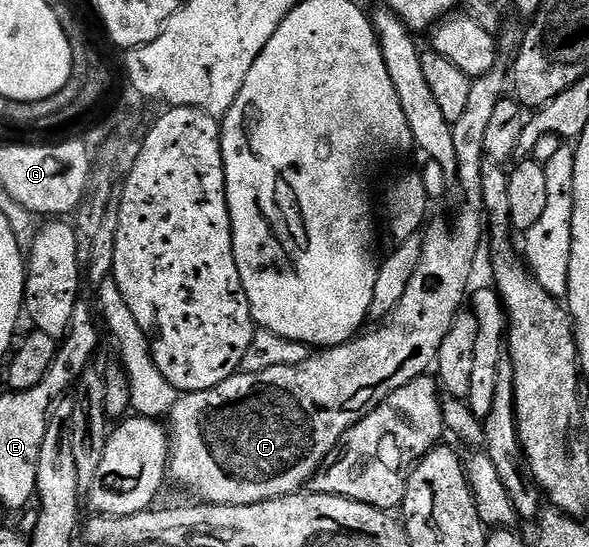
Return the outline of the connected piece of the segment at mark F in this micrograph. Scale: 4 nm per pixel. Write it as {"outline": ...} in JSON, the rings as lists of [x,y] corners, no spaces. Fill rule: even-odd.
{"outline":[[[502,68],[489,70],[484,76],[473,79],[470,87],[472,88],[472,93],[468,95],[466,110],[460,116],[460,120],[452,123],[452,141],[454,141],[456,147],[456,168],[458,169],[458,179],[460,180],[460,194],[461,197],[466,197],[466,203],[463,204],[462,211],[455,216],[454,223],[452,223],[451,226],[446,222],[431,221],[429,225],[425,227],[420,264],[416,264],[416,273],[413,274],[412,280],[408,283],[408,289],[404,292],[404,300],[400,300],[400,304],[396,304],[396,312],[392,312],[389,318],[385,319],[385,321],[379,325],[382,326],[379,330],[374,330],[371,334],[363,333],[361,336],[344,343],[343,346],[327,346],[319,349],[317,352],[311,353],[310,357],[303,360],[300,364],[264,368],[264,372],[256,372],[255,374],[247,374],[245,372],[233,374],[228,380],[216,384],[216,388],[208,388],[207,390],[192,392],[191,394],[182,394],[177,404],[172,407],[168,415],[168,433],[170,436],[168,474],[171,479],[175,478],[184,489],[191,490],[196,496],[195,499],[203,502],[211,502],[212,504],[260,504],[264,500],[276,500],[280,496],[299,493],[299,491],[309,483],[310,479],[314,477],[314,473],[321,468],[327,456],[334,451],[336,444],[344,436],[344,432],[348,432],[348,428],[352,428],[357,422],[364,420],[364,416],[368,416],[368,412],[372,412],[372,408],[376,408],[381,404],[389,394],[396,392],[396,388],[404,388],[404,384],[408,384],[408,380],[416,380],[421,374],[427,373],[427,371],[437,363],[438,349],[442,343],[443,331],[452,328],[454,317],[459,314],[463,309],[464,303],[467,301],[468,291],[471,289],[470,277],[474,274],[474,261],[478,258],[478,245],[480,245],[481,242],[483,245],[484,242],[482,165],[488,160],[484,152],[484,139],[486,139],[486,130],[490,126],[496,104],[500,104],[500,100],[507,97],[507,71],[505,74]],[[441,310],[442,323],[440,326],[443,331],[440,329],[440,326],[438,330],[437,322],[438,313],[440,313]]]}

